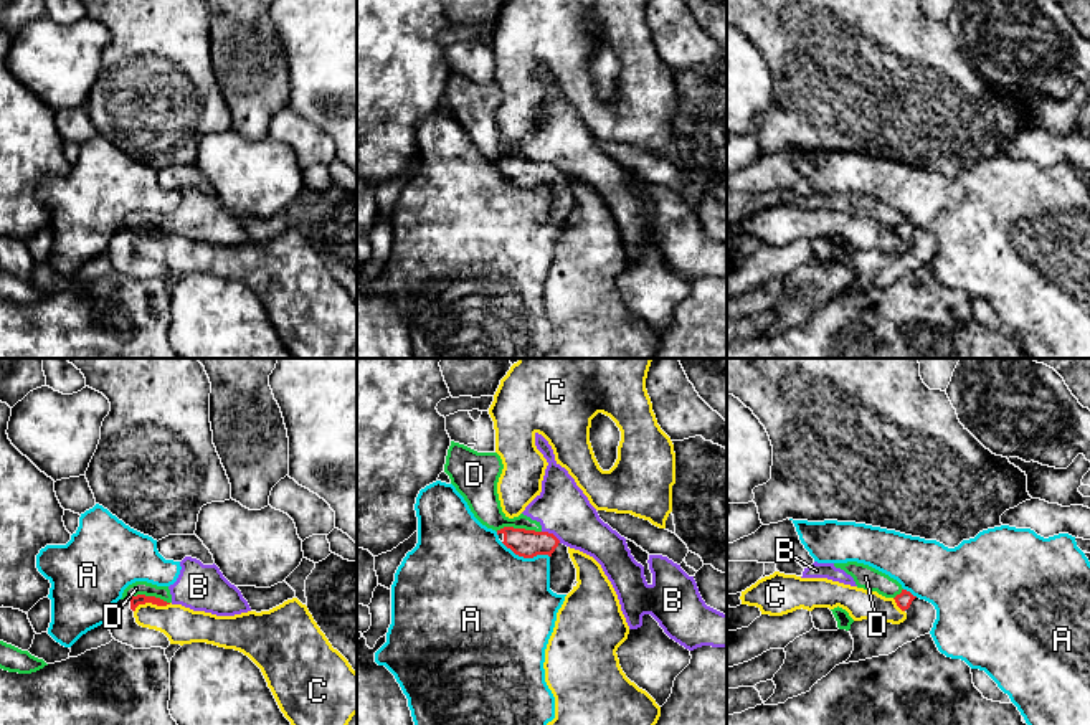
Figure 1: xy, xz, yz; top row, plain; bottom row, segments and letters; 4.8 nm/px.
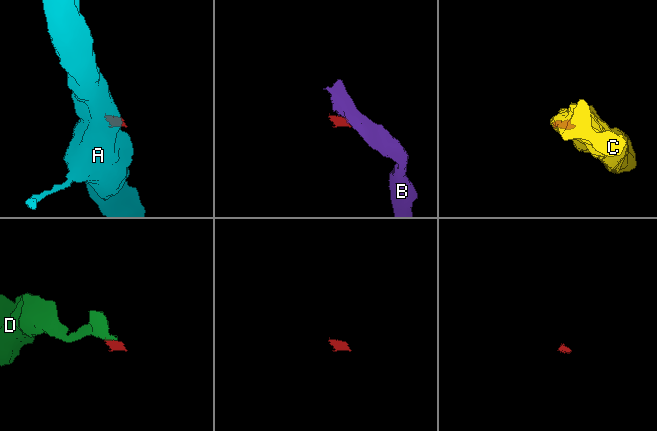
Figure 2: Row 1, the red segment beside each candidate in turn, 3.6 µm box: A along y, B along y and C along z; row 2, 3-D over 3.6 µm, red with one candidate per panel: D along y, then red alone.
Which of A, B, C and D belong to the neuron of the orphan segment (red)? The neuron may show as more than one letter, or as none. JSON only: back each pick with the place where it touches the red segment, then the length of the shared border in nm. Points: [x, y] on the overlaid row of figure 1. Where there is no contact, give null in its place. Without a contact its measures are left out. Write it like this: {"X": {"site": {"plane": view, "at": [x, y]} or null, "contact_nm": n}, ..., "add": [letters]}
{"add": []}

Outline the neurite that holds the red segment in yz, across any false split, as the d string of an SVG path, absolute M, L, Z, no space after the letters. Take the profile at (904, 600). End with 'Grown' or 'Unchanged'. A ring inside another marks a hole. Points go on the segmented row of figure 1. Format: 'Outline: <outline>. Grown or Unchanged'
Outline: M902 590L893 599L907 613L907 619L900 624L879 619L854 621L849 629L854 639L854 651L842 664L889 656L903 644L930 634L936 619L936 609L931 603L913 596L907 590Z. Grown

